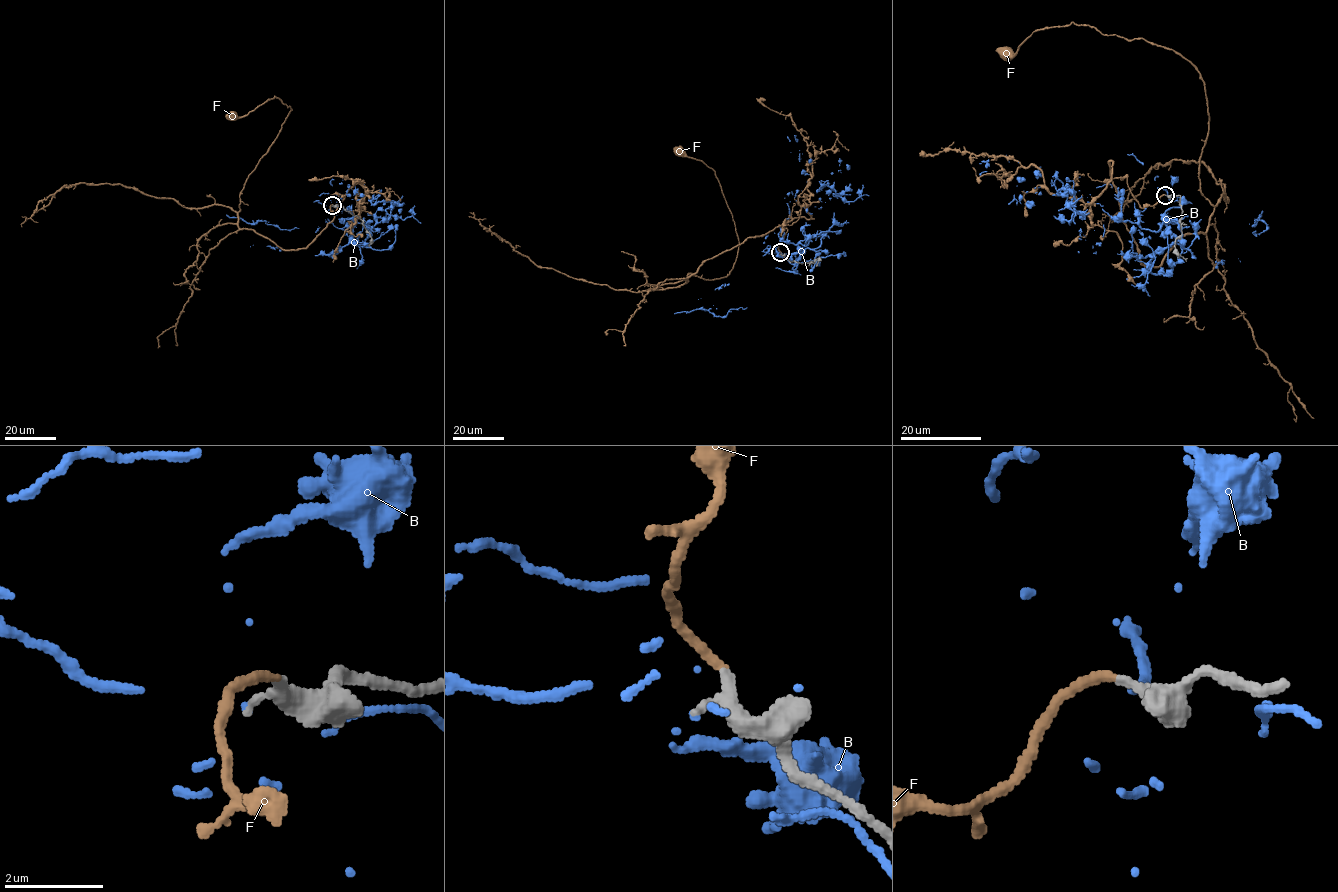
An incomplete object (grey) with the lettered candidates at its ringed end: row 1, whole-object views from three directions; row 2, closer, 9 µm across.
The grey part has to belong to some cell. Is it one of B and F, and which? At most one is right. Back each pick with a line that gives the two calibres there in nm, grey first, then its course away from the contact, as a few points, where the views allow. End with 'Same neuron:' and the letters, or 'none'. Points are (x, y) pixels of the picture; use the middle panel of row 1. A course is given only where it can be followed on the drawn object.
F: 320 nm thick on the grey side, 180 nm on the other; it runs (781, 252), (792, 218), (705, 260), (686, 283), (688, 273), (725, 277), (739, 245), (714, 171), (680, 152)
Same neuron: F

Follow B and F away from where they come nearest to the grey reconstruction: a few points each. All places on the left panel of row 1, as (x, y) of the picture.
B: (331, 206), (370, 227), (396, 215), (386, 211), (390, 201), (352, 199), (339, 183)
F: (333, 204), (344, 196), (305, 248), (240, 229), (240, 191), (291, 110), (275, 96), (232, 116)

